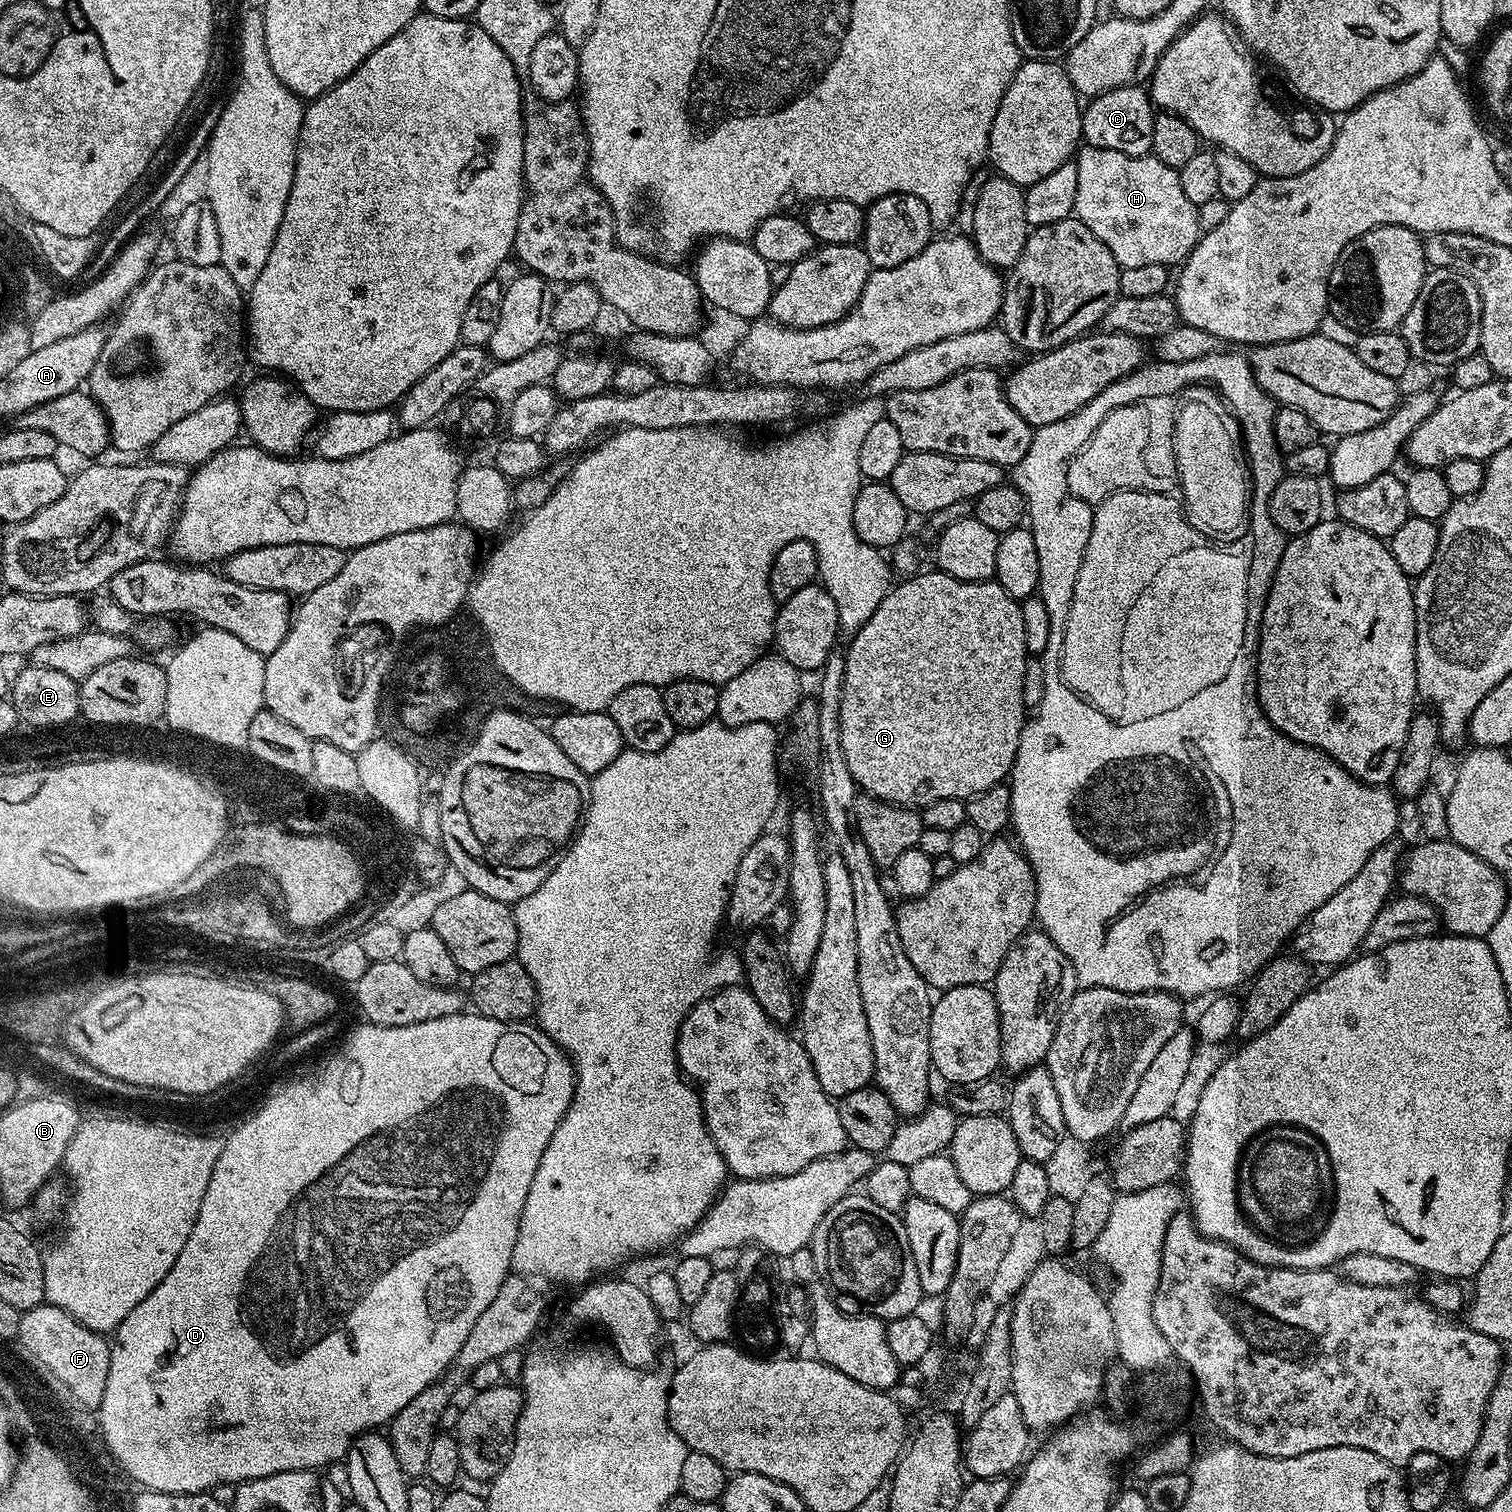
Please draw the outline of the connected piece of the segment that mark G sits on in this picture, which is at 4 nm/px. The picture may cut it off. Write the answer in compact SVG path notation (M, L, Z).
M921 570L915 576L901 579L886 594L886 598L882 598L882 602L878 606L878 610L874 610L874 614L870 614L870 622L866 622L866 626L862 626L851 637L852 645L846 648L846 674L844 675L844 689L841 698L841 744L842 753L846 758L846 765L849 766L850 774L853 776L853 782L861 793L876 796L880 800L885 800L891 804L901 804L903 808L923 809L925 804L930 802L938 802L942 798L954 798L955 800L963 800L967 802L971 796L982 794L982 790L990 790L990 786L1005 783L1009 779L1012 767L1014 766L1014 758L1018 754L1018 742L1020 735L1026 723L1026 709L1022 702L1022 678L1026 670L1026 662L1028 661L1029 651L1024 641L1024 631L1022 630L1022 614L1020 613L1020 605L1014 597L1006 594L1006 590L1002 590L1002 586L997 584L995 579L979 580L978 582L966 582L959 580L953 576L947 576L942 571Z

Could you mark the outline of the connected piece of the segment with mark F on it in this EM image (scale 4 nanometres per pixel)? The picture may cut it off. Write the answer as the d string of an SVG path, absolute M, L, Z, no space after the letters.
M45 1302L21 1315L20 1335L32 1353L75 1388L80 1400L96 1404L101 1392L106 1392L106 1376L110 1374L110 1344L101 1333L82 1326L70 1318L66 1310Z

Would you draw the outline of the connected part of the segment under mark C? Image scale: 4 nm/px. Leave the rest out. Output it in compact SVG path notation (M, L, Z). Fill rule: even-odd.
M1136 84L1122 85L1108 89L1091 97L1083 105L1080 118L1080 134L1083 143L1089 148L1118 150L1131 156L1147 156L1152 152L1154 124L1157 113L1154 111L1151 95Z

